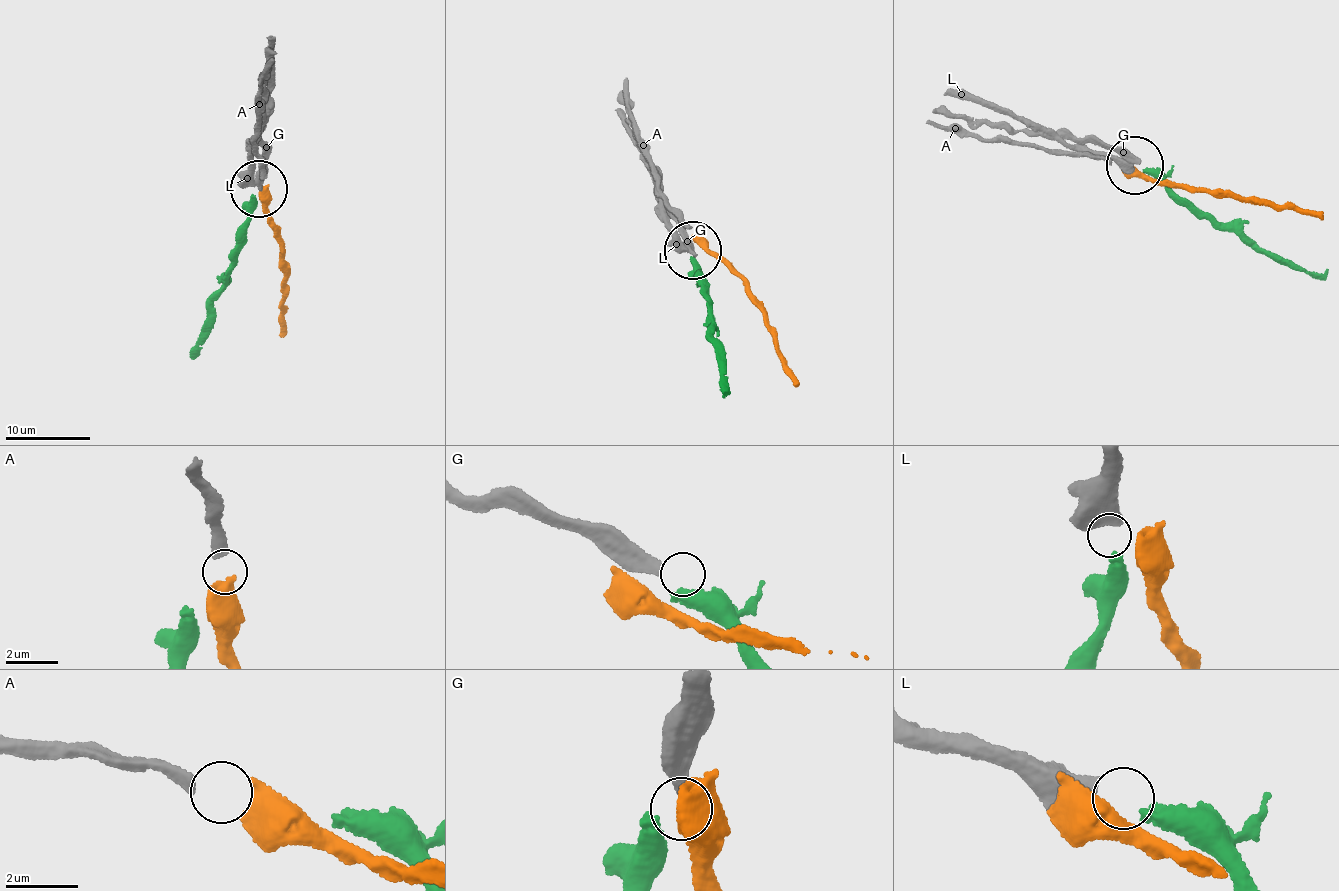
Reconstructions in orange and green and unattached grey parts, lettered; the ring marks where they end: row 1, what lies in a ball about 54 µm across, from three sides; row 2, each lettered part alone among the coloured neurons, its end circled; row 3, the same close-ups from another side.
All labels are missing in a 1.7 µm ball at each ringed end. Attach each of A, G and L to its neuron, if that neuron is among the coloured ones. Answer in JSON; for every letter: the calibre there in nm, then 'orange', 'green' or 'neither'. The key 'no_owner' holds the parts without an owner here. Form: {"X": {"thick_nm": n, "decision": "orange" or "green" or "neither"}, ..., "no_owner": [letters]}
{"A": {"thick_nm": 400, "decision": "orange"}, "G": {"thick_nm": 420, "decision": "neither"}, "L": {"thick_nm": 440, "decision": "green"}, "no_owner": ["G"]}

